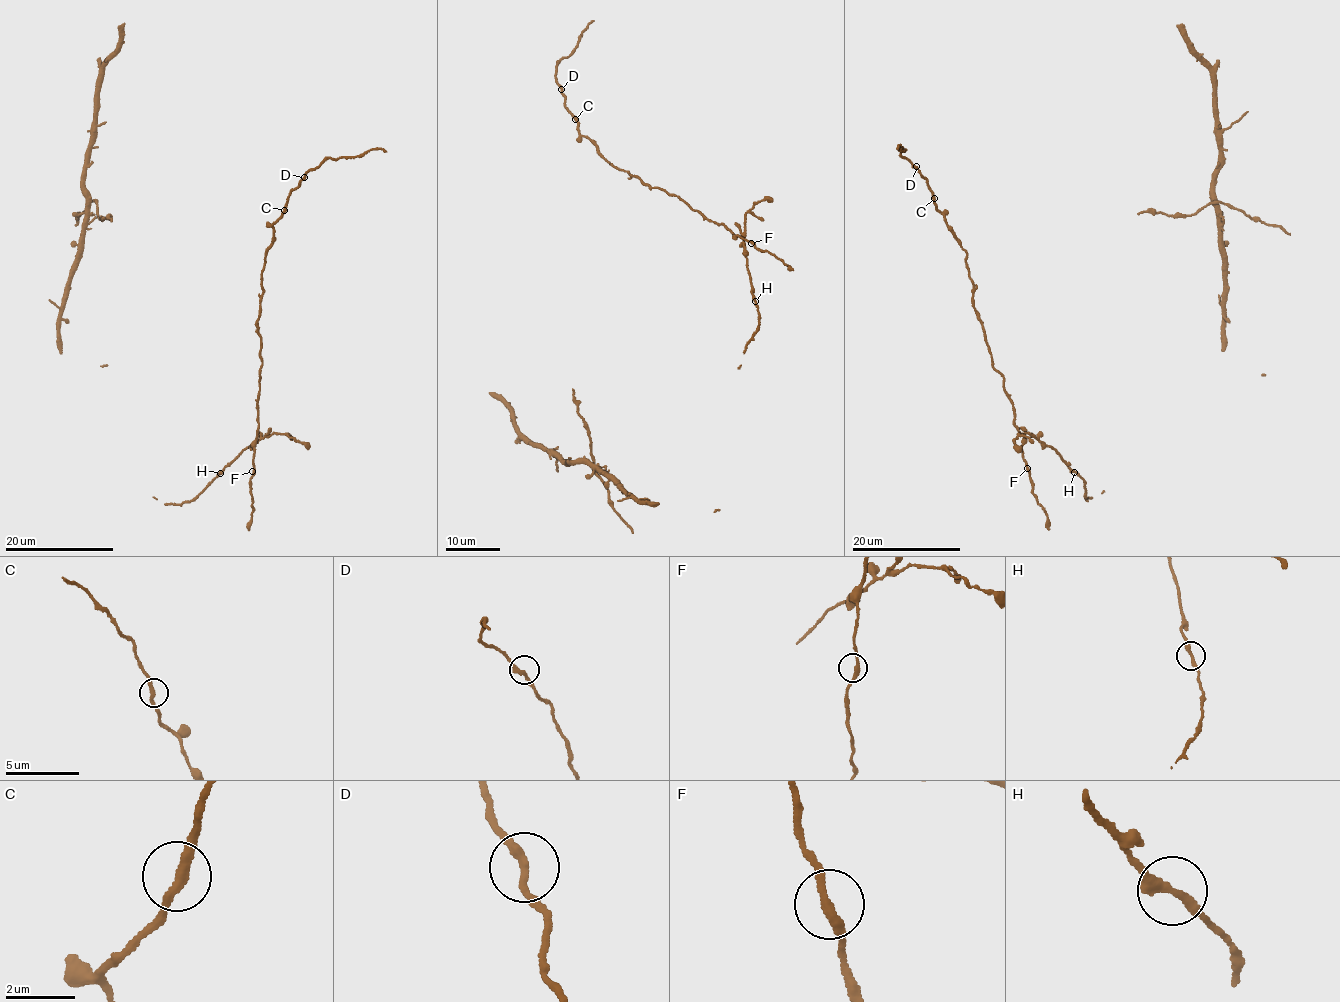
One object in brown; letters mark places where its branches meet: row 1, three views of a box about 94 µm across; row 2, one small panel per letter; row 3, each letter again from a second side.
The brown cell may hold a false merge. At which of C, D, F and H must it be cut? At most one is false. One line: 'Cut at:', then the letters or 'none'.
Cut at: none

